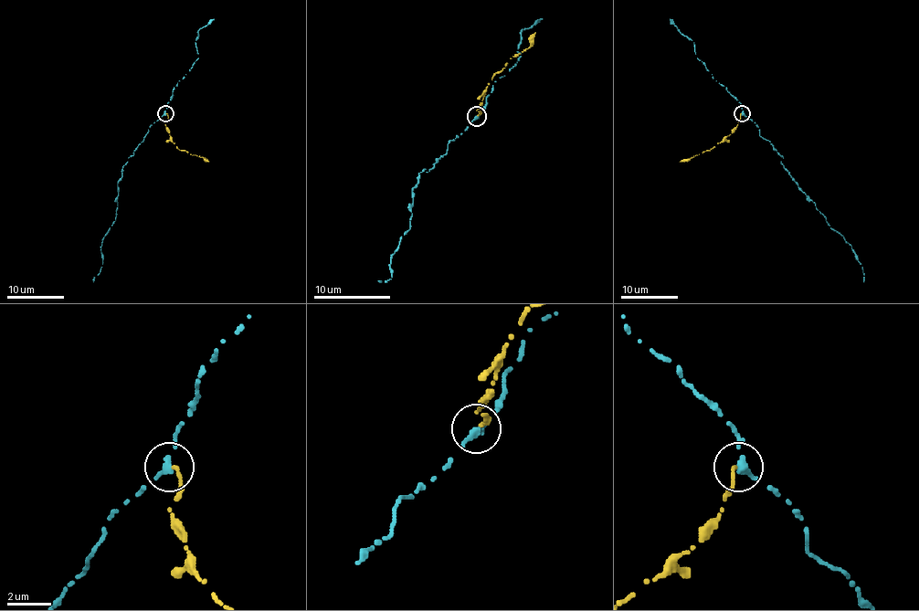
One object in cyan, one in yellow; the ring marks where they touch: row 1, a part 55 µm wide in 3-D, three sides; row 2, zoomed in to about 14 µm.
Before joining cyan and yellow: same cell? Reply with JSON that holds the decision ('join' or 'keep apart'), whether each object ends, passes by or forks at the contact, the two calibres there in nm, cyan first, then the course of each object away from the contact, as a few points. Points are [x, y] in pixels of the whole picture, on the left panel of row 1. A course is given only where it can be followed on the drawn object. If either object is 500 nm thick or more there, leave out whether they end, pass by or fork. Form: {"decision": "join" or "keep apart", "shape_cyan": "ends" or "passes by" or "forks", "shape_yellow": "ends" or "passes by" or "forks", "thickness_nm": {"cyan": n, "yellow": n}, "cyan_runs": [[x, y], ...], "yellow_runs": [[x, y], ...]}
{"decision": "keep apart", "shape_cyan": "ends", "shape_yellow": "ends", "thickness_nm": {"cyan": 380, "yellow": 160}, "cyan_runs": [[165, 113], [150, 126], [122, 167], [117, 187], [116, 220], [102, 237], [102, 264], [93, 281]], "yellow_runs": [[165, 113], [168, 119], [165, 129], [173, 143], [208, 162]]}

